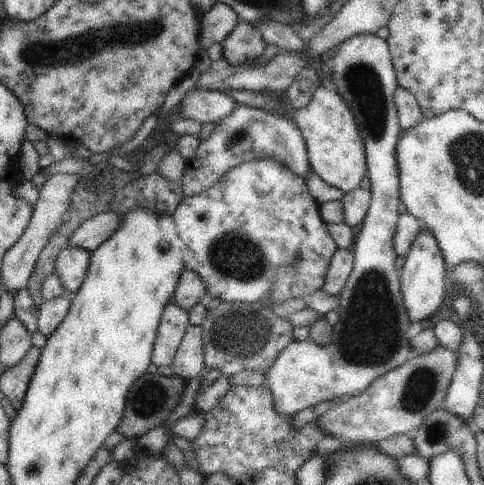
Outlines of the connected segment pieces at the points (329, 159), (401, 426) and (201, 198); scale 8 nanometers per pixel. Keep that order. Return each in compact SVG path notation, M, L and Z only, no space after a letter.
M319 85L310 102L297 111L294 110L293 120L304 137L311 170L326 184L340 188L345 193L358 187L366 176L365 144L353 110L346 101L336 91Z
M437 346L430 354L414 356L377 378L360 394L341 401L337 407L325 412L315 424L328 438L332 438L332 442L318 442L312 456L328 454L334 442L352 449L354 443L379 443L399 434L415 434L422 421L442 406L456 368L457 352Z
M272 158L264 161L256 161L252 159L250 162L241 164L227 173L222 175L222 178L200 194L184 199L174 210L172 218L174 222L178 222L176 232L178 238L184 244L184 264L186 268L198 272L206 285L206 290L213 298L220 298L221 302L232 301L247 301L255 303L256 301L264 301L268 306L277 300L288 300L288 298L298 298L298 296L308 296L322 288L327 270L330 266L333 254L338 250L336 243L332 240L327 226L323 221L322 215L319 213L319 203L310 195L305 180L293 172L290 172L286 167L274 161Z

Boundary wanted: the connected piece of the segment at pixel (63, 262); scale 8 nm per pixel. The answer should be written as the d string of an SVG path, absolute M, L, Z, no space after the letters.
M68 245L57 256L53 273L60 278L68 294L78 292L90 266L89 250Z

